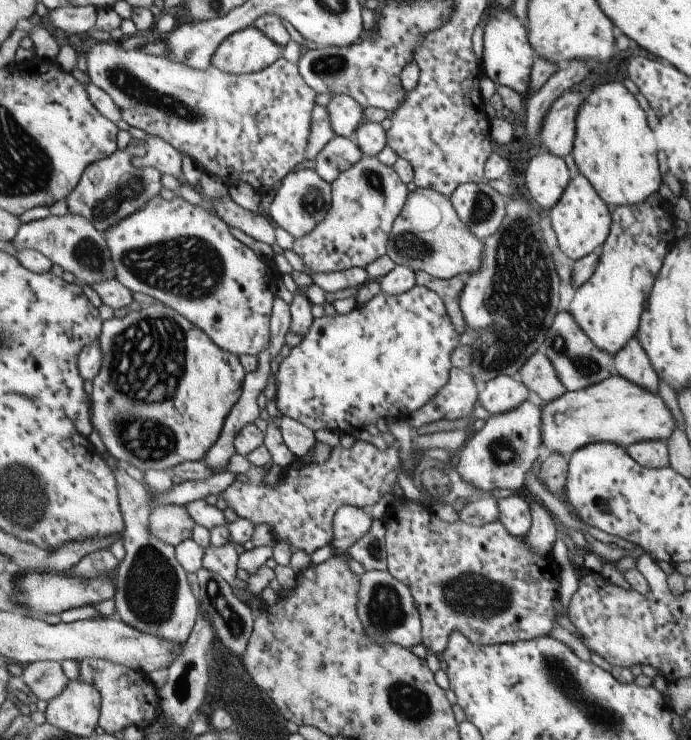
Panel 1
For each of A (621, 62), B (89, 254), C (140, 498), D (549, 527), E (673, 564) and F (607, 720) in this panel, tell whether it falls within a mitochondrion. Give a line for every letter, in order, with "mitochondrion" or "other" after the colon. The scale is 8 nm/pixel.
A: other
B: mitochondrion
C: other
D: other
E: other
F: mitochondrion

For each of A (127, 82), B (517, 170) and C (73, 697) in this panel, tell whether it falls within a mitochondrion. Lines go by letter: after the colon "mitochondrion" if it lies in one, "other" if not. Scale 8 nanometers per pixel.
A: mitochondrion
B: other
C: other

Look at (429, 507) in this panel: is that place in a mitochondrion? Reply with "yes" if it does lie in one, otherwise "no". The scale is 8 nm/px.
no

